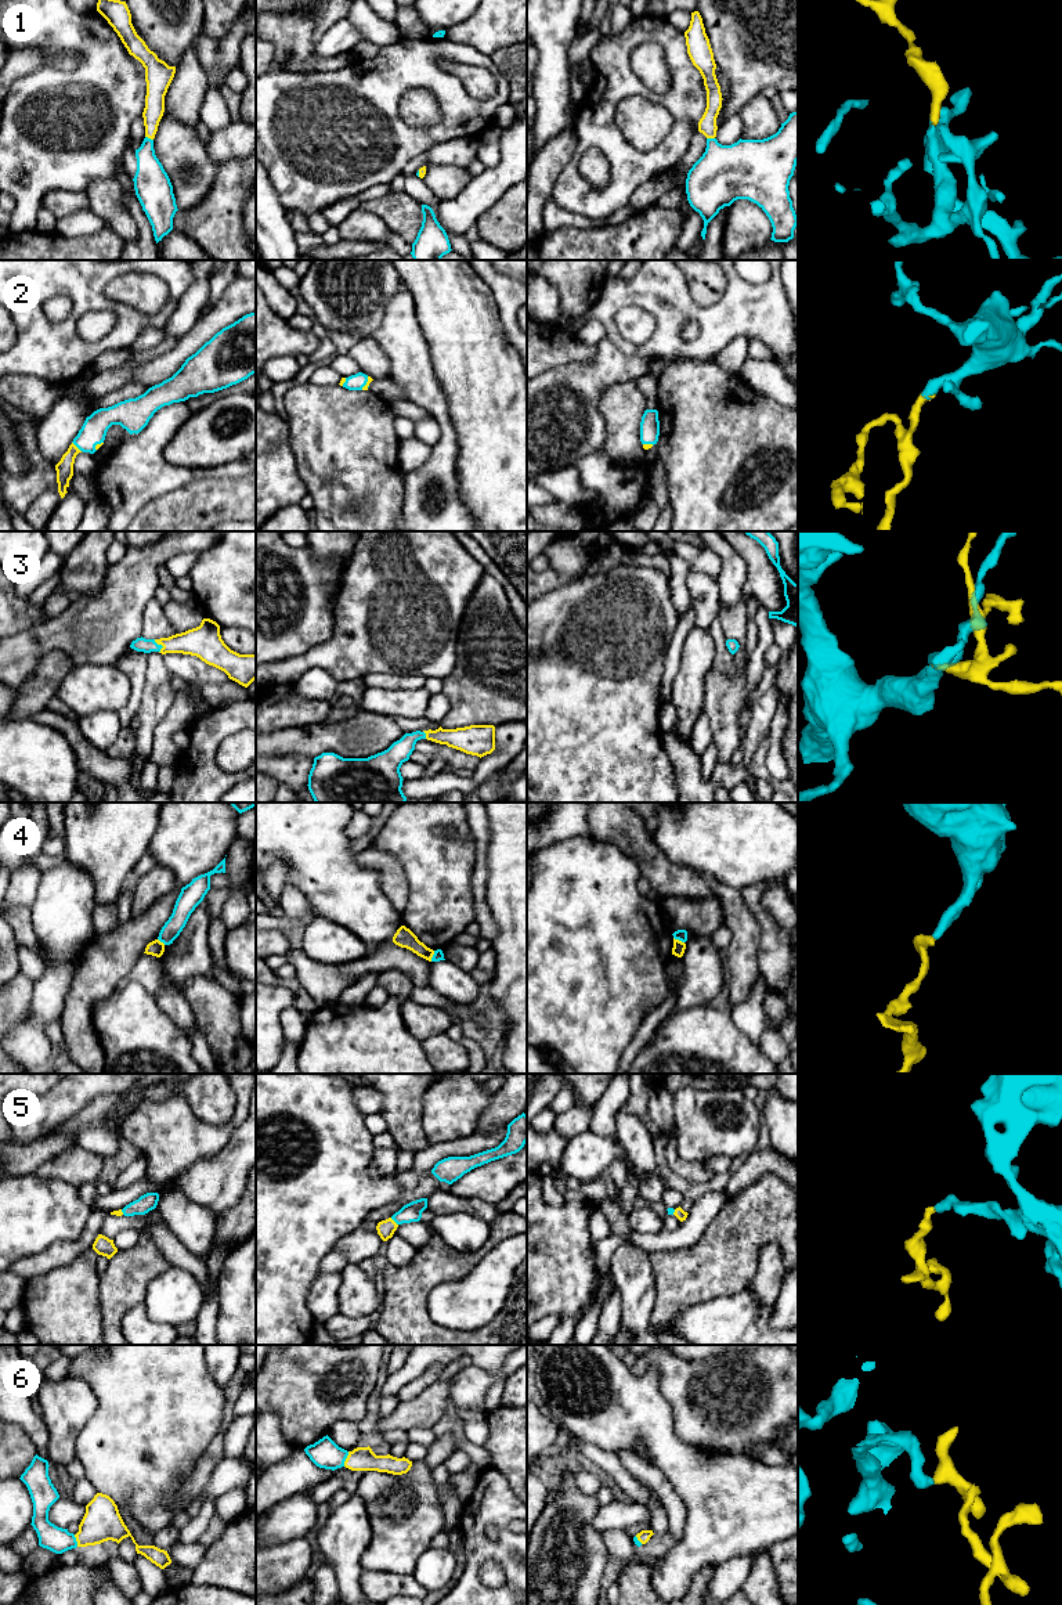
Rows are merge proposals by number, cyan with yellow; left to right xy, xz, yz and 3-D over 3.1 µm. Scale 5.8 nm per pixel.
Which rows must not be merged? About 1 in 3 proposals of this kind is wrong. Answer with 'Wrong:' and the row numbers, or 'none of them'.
Wrong: 4

